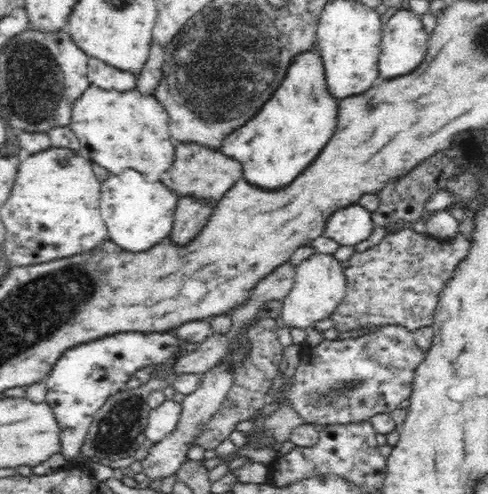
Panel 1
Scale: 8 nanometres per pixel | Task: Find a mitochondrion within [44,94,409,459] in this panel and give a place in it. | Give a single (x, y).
(117, 428)

